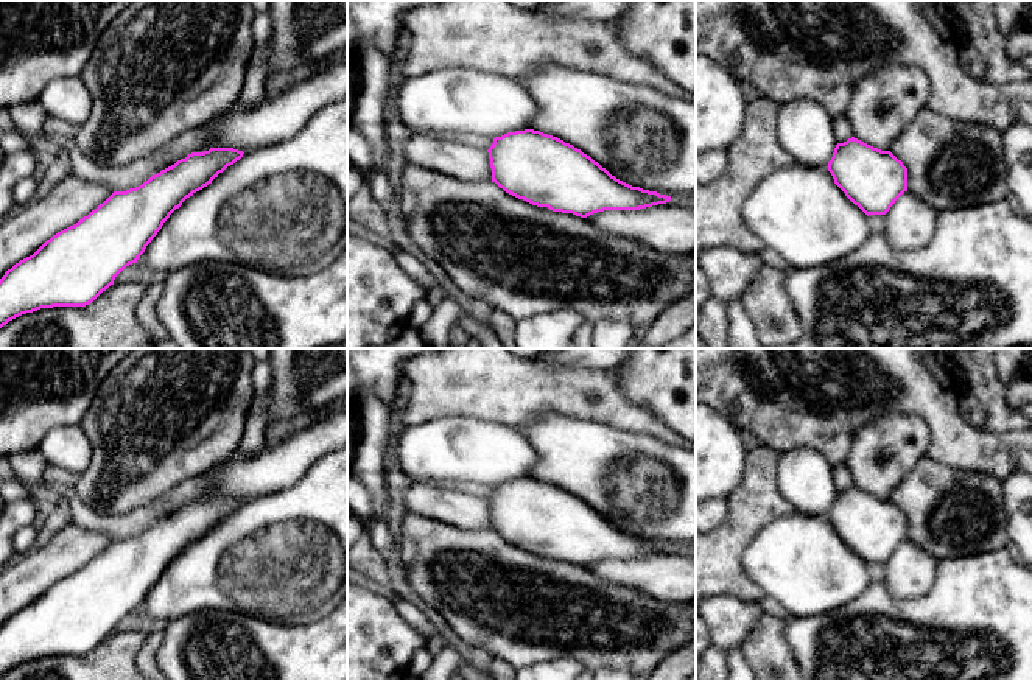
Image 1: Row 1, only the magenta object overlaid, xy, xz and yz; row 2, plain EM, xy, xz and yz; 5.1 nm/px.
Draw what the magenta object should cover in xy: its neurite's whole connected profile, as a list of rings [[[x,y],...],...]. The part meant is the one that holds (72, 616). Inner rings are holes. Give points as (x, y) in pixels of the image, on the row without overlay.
[[[210,496],[151,524],[142,534],[114,540],[76,573],[47,588],[33,604],[20,608],[0,627],[0,677],[9,669],[53,655],[86,655],[114,633],[115,626],[137,612],[146,594],[182,551],[202,538],[227,515],[243,506],[233,496]]]

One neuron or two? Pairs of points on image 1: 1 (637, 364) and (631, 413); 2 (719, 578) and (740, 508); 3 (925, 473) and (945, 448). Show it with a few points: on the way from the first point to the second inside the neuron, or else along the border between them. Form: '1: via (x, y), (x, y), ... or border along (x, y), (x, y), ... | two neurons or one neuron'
1: border along (615, 368), (620, 372), (620, 388), (662, 422) | two neurons
2: via (719, 560), (719, 551), (740, 525) | one neuron
3: border along (926, 456), (958, 469), (972, 470) | two neurons

